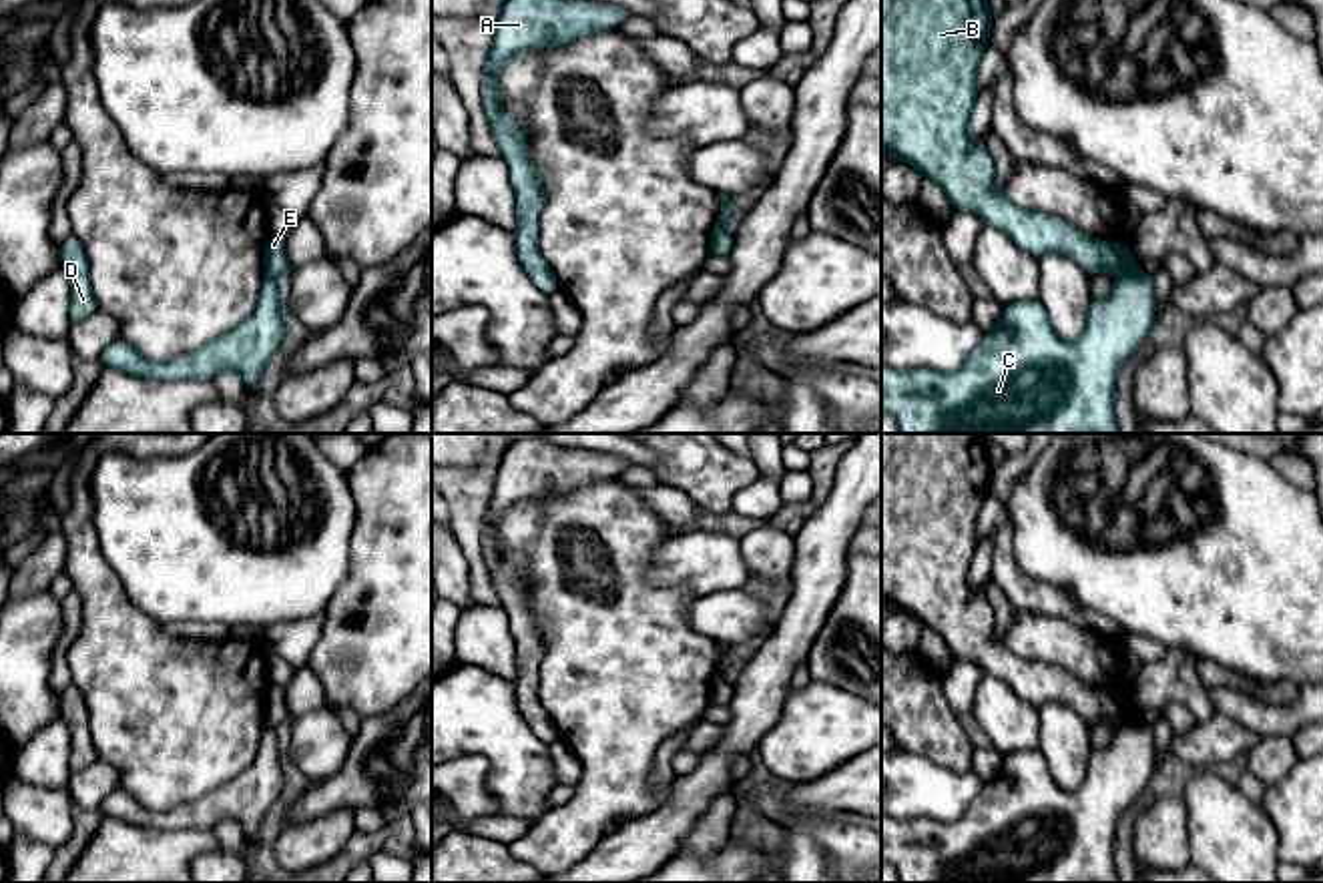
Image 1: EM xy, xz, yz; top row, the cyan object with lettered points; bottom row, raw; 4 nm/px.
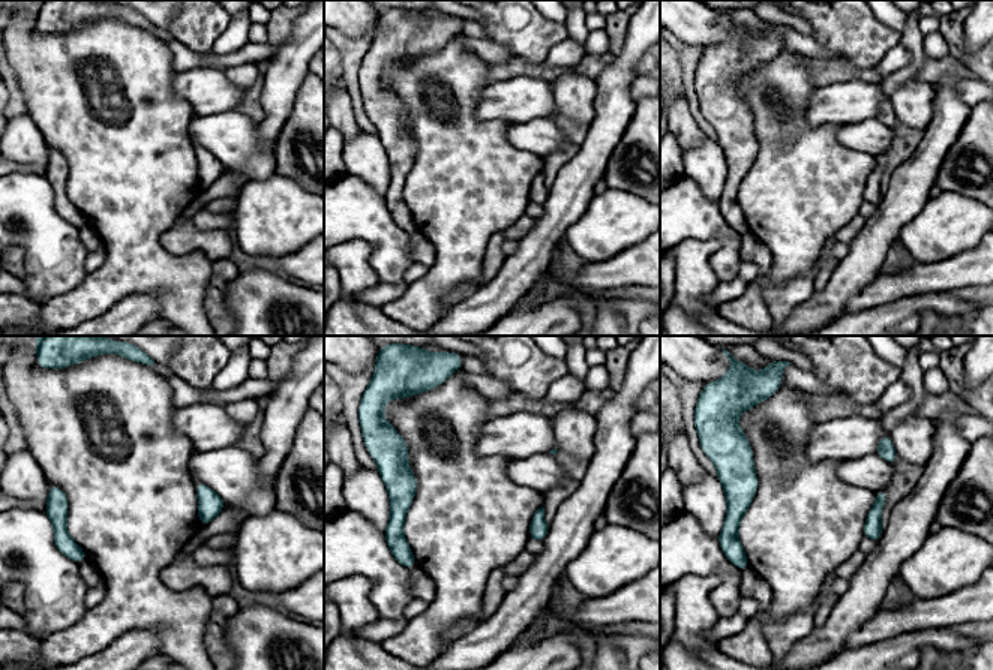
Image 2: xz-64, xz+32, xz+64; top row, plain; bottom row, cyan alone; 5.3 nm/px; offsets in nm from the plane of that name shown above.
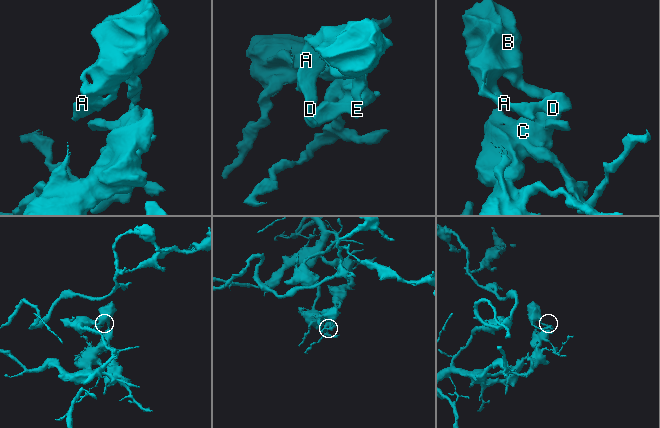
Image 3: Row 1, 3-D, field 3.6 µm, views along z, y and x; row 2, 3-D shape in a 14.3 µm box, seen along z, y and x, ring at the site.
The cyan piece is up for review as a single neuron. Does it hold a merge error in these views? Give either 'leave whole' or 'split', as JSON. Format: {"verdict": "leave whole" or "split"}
{"verdict": "split"}

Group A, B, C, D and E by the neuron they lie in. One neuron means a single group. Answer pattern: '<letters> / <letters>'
A B D E / C

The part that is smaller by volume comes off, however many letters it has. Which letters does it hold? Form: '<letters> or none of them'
A, B, D, E

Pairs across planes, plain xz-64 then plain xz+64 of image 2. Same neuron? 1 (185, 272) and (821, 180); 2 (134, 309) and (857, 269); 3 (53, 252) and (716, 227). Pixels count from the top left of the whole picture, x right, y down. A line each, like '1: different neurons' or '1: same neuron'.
1: same neuron
2: same neuron
3: same neuron

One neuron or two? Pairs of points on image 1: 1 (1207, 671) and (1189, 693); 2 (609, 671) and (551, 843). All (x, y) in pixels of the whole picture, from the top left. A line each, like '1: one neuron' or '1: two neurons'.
1: two neurons
2: one neuron

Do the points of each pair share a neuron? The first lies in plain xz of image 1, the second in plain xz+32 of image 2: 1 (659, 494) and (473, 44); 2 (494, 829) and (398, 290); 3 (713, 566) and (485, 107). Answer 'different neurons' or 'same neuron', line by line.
1: same neuron
2: same neuron
3: same neuron

